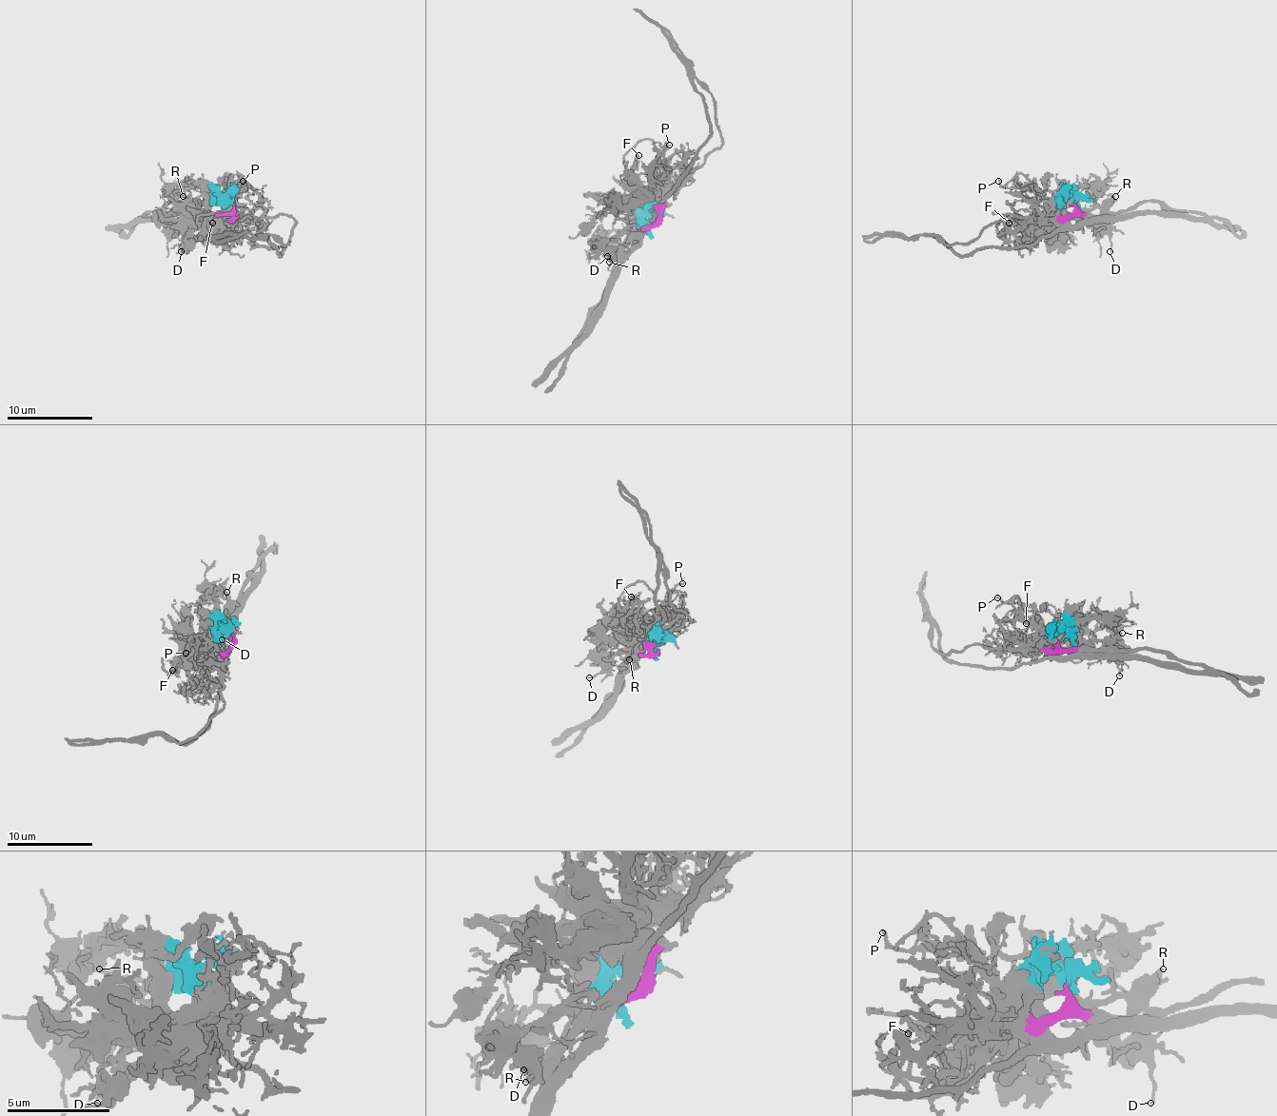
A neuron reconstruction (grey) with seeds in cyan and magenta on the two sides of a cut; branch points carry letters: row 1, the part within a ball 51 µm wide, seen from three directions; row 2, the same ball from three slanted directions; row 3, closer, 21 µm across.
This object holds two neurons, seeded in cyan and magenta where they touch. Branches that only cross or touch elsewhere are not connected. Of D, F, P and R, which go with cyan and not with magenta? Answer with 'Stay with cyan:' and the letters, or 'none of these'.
Stay with cyan: F, P

